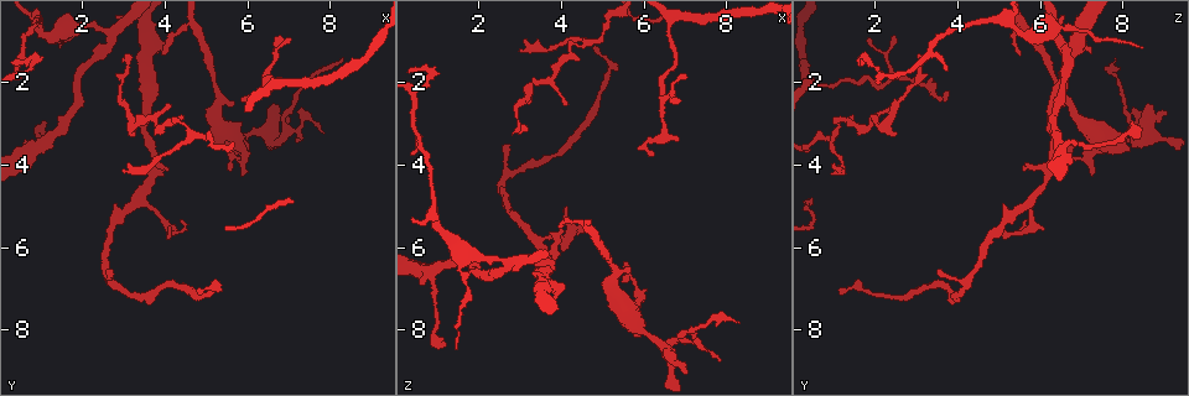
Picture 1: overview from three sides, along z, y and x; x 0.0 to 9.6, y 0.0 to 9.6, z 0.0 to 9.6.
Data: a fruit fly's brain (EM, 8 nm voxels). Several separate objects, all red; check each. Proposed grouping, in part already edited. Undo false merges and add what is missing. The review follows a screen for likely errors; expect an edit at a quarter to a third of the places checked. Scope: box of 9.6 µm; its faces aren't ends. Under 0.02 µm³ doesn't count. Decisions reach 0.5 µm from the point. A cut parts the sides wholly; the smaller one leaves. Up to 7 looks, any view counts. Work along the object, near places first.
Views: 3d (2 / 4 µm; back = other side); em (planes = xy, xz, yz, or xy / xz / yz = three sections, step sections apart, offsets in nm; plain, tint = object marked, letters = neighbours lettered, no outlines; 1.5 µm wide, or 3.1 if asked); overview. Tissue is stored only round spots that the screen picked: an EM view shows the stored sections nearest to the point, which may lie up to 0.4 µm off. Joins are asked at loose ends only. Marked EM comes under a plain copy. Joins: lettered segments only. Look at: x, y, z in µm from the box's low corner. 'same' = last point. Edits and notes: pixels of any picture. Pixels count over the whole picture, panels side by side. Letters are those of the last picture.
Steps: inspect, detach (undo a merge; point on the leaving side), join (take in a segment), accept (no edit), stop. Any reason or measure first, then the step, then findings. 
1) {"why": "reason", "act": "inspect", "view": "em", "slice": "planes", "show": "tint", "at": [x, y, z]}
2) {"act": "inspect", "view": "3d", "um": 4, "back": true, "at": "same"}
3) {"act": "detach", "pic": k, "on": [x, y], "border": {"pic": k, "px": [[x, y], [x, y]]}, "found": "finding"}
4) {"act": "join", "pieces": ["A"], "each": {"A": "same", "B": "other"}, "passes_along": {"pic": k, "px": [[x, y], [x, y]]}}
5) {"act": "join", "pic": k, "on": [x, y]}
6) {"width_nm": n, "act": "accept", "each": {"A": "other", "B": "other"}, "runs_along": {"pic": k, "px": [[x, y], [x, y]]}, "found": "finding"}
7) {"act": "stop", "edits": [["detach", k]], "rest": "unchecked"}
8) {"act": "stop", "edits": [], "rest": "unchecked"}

{"why": "an open end", "act": "inspect", "view": "em", "slice": "planes", "show": "letters", "at": [4.10, 4.10, 5.55]}

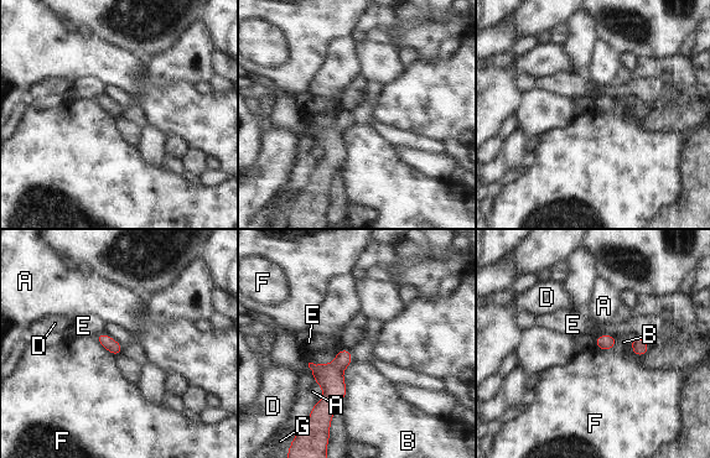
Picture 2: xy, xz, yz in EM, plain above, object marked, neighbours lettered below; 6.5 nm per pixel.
{"act": "accept", "each": {"A": "other", "B": "other", "D": "other", "E": "other", "F": "other", "G": "other"}, "border": {"pic": 2, "px": [[352, 362], [342, 373], [345, 396]]}, "found": "no lettered segment goes on from it"}

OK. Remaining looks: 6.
{"act": "inspect", "view": "em", "slice": "planes", "show": "letters", "at": [6.45, 3.30, 8.35]}

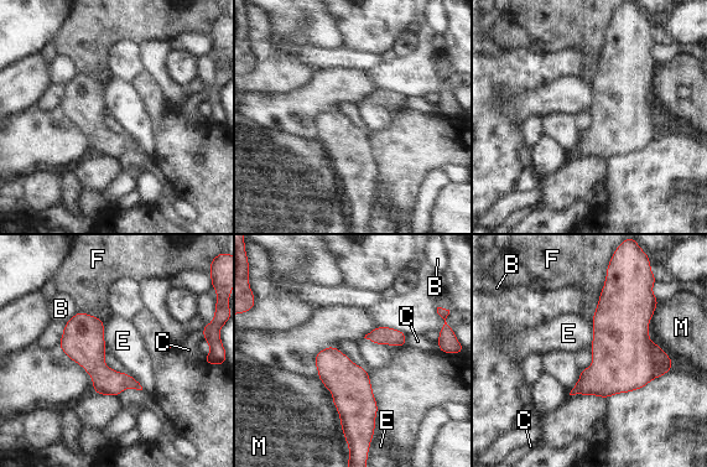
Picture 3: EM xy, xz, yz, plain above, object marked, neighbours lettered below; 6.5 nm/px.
{"act": "accept", "each": {"B": "other", "C": "other", "E": "other", "F": "other", "M": "other"}, "found": "one neuron here"}

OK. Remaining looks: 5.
{"why": "free end", "act": "inspect", "view": "3d", "um": 2, "at": [3.80, 1.25, 7.15]}

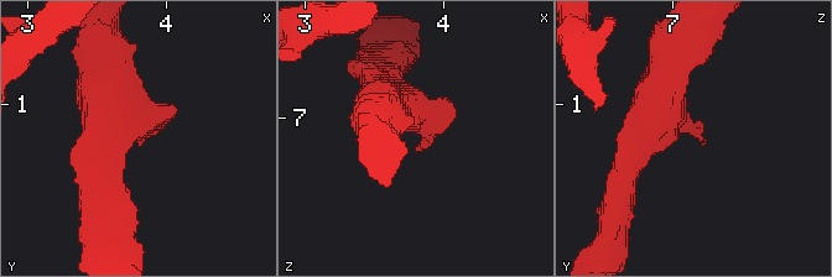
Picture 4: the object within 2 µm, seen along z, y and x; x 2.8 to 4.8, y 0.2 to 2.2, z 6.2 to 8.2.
{"arm_widths_nm": [240, 340], "act": "inspect", "view": "em", "slice": "xz", "step": 8, "show": "letters", "at": [3.84, 1.28, 7.20]}

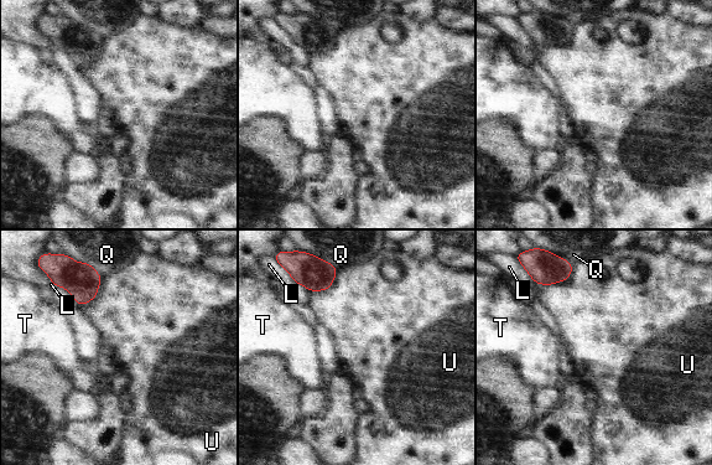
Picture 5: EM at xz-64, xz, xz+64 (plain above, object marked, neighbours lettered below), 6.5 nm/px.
{"longest_contact_nm": ["U", 260], "act": "accept", "each": {"L": "other", "Q": "other", "T": "other", "U": "other"}, "found": "no lettered segment goes on from it"}

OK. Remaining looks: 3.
{"act": "stop", "edits": [], "rest": "unchecked"}

